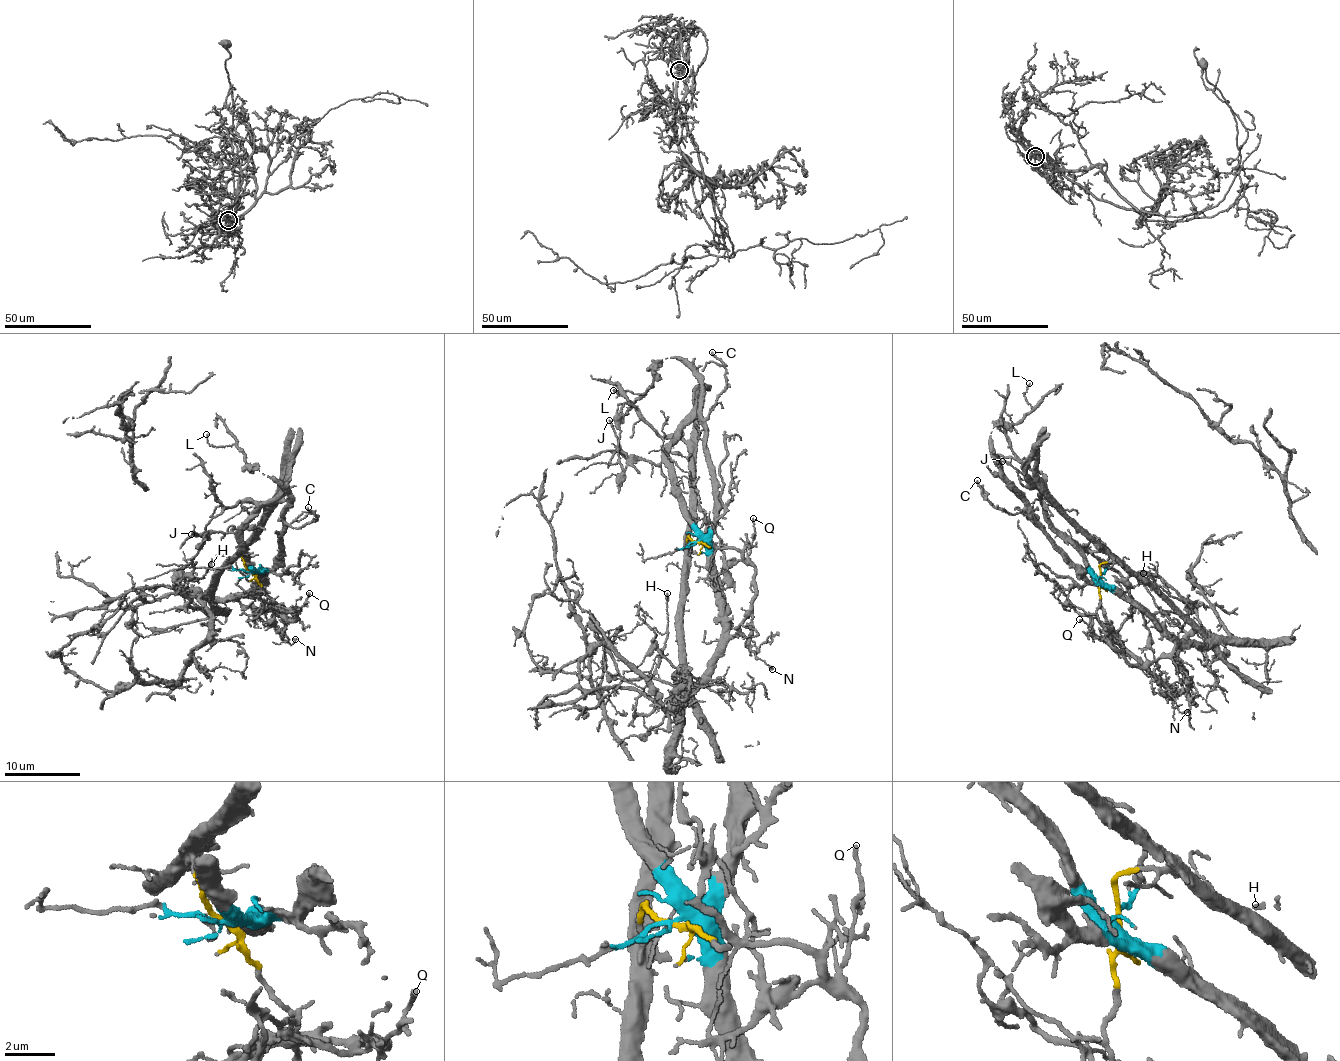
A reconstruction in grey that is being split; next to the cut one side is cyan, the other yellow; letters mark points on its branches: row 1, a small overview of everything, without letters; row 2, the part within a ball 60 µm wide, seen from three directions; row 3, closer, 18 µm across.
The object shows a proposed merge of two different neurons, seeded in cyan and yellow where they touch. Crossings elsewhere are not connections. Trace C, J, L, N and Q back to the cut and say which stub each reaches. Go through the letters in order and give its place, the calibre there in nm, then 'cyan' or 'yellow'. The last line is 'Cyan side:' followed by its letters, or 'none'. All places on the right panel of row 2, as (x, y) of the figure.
C: at (977, 480); 180 nm thick; cyan
J: at (1002, 461); 130 nm thick; cyan
L: at (1029, 383); 110 nm thick; cyan
N: at (1187, 712); 170 nm thick; cyan
Q: at (1079, 619); 140 nm thick; cyan
Cyan side: C, J, L, N, Q

